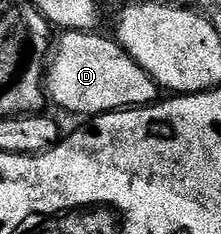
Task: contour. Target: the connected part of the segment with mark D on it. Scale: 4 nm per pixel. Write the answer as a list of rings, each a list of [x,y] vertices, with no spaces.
[[[64,31],[55,38],[44,75],[47,100],[68,113],[81,113],[84,119],[98,117],[101,113],[115,113],[117,109],[153,104],[158,97],[156,80],[146,75],[146,71],[142,71],[142,67],[134,63],[111,36],[100,35],[96,31]]]

